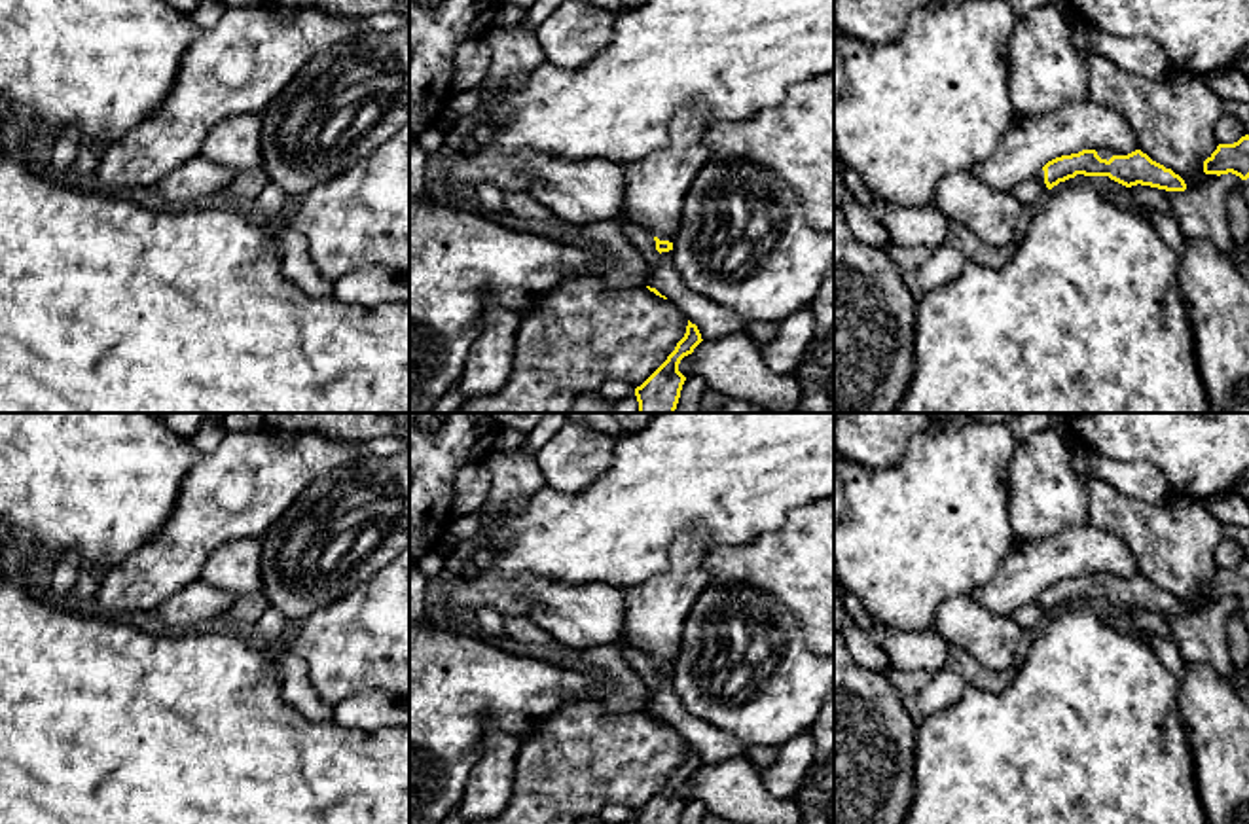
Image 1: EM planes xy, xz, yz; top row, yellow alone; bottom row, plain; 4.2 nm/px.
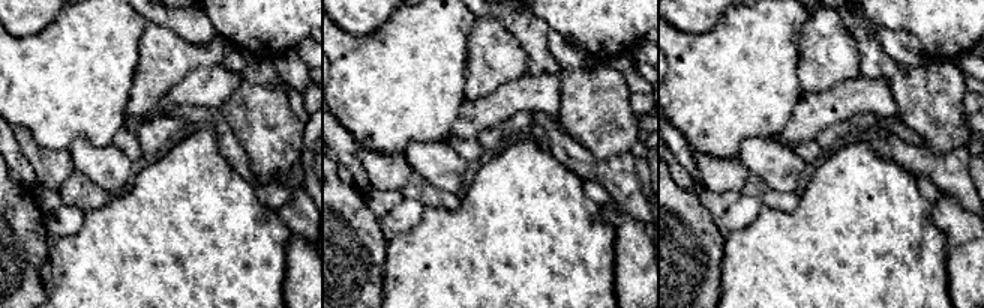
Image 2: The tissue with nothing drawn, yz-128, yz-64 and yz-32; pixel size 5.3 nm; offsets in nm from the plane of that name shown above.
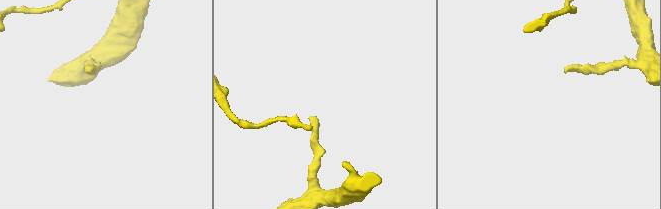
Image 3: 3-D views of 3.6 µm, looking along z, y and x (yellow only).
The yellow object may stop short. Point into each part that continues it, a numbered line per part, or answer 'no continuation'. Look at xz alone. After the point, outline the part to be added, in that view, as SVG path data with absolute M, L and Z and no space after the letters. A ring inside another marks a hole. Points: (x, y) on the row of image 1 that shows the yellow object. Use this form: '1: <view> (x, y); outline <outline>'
1: xz (643, 241); outline M624 201L618 216L614 218L618 220L624 227L625 233L629 237L629 241L633 242L633 246L641 252L641 256L652 265L658 261L658 250L656 250L656 241L654 235L650 231L646 231L644 227L641 227L633 218L631 212Z

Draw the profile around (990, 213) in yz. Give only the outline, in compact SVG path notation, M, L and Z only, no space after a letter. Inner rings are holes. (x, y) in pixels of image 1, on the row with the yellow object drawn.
M955 170L940 178L932 203L948 222L959 222L978 239L993 246L1012 244L1023 205L1012 191L976 178L970 170Z

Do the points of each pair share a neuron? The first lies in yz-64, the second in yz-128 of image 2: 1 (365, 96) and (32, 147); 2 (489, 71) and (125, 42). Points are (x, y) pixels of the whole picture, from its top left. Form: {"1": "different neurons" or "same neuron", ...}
{"1": "different neurons", "2": "different neurons"}

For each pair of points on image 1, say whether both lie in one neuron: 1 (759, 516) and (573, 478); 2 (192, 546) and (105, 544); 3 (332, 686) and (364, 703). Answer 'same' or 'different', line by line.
1: different
2: different
3: different

